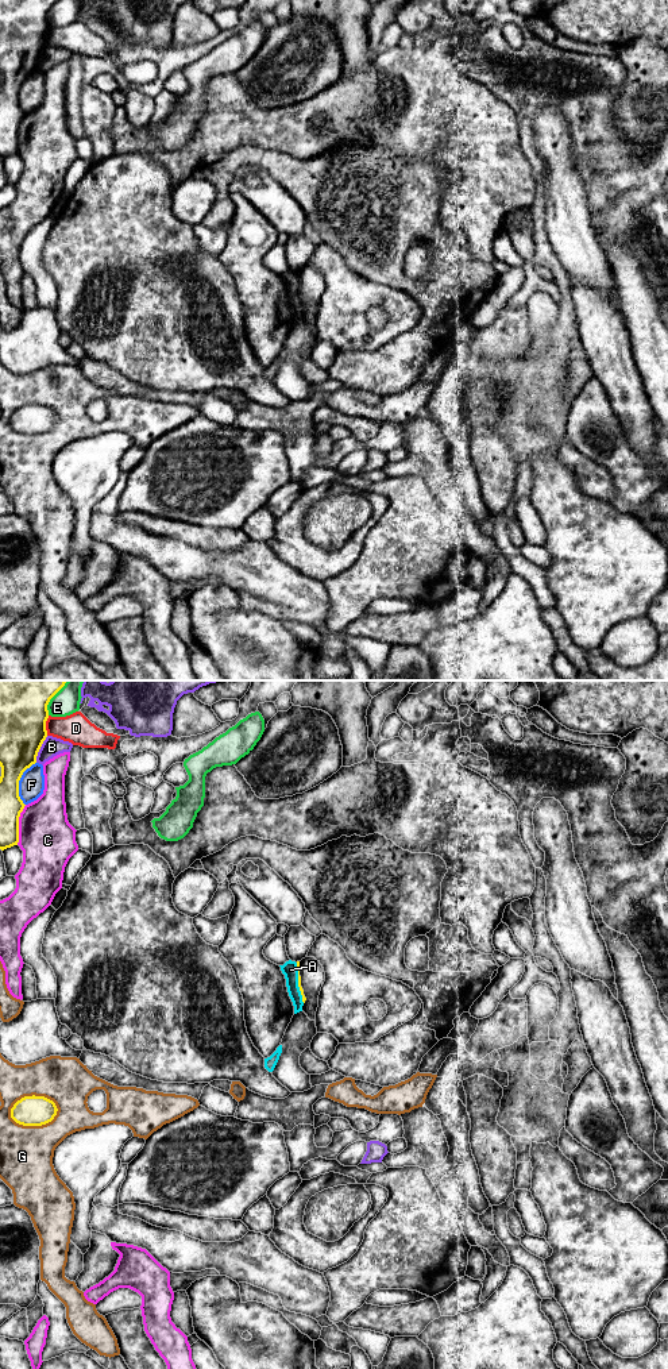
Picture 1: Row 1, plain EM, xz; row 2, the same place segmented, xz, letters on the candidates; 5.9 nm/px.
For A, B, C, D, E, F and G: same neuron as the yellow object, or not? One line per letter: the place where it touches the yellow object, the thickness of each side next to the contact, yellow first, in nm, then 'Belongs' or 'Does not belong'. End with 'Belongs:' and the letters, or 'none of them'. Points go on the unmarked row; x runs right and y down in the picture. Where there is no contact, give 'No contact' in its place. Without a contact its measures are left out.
A: Touches yellow at xz (298, 292). Thickness 20 nm (yellow) against 90 nm. Does not belong
B: Touches yellow at xz (39, 57). Thickness 280 nm (yellow) against 120 nm. Does not belong
C: Touches yellow at xz (18, 134). Thickness 140 nm (yellow) against 320 nm. Does not belong
D: Touches yellow at xz (45, 34). Thickness 280 nm (yellow) against 180 nm. Does not belong
E: Touches yellow at xz (47, 12). Thickness 280 nm (yellow) against 150 nm. Does not belong
F: Touches yellow at xz (18, 92). Thickness 240 nm (yellow) against 160 nm. Does not belong
G: Touches yellow at xz (35, 434). Thickness 180 nm (yellow) against 320 nm. Does not belong
Belongs: none of them

